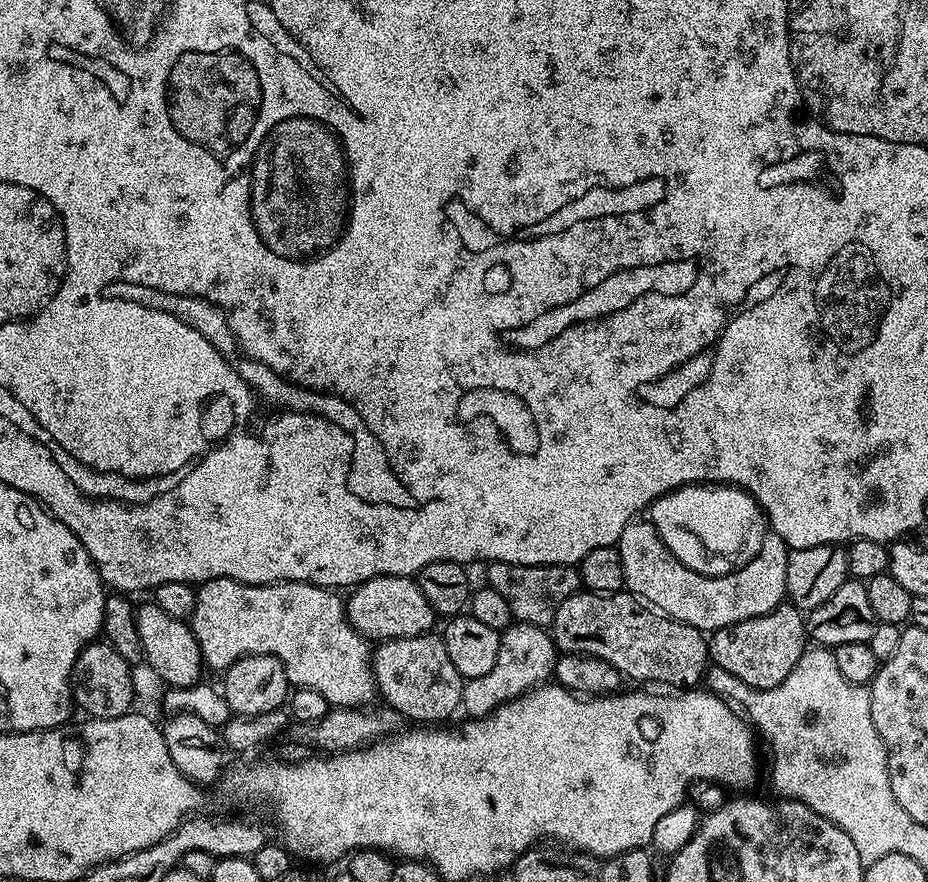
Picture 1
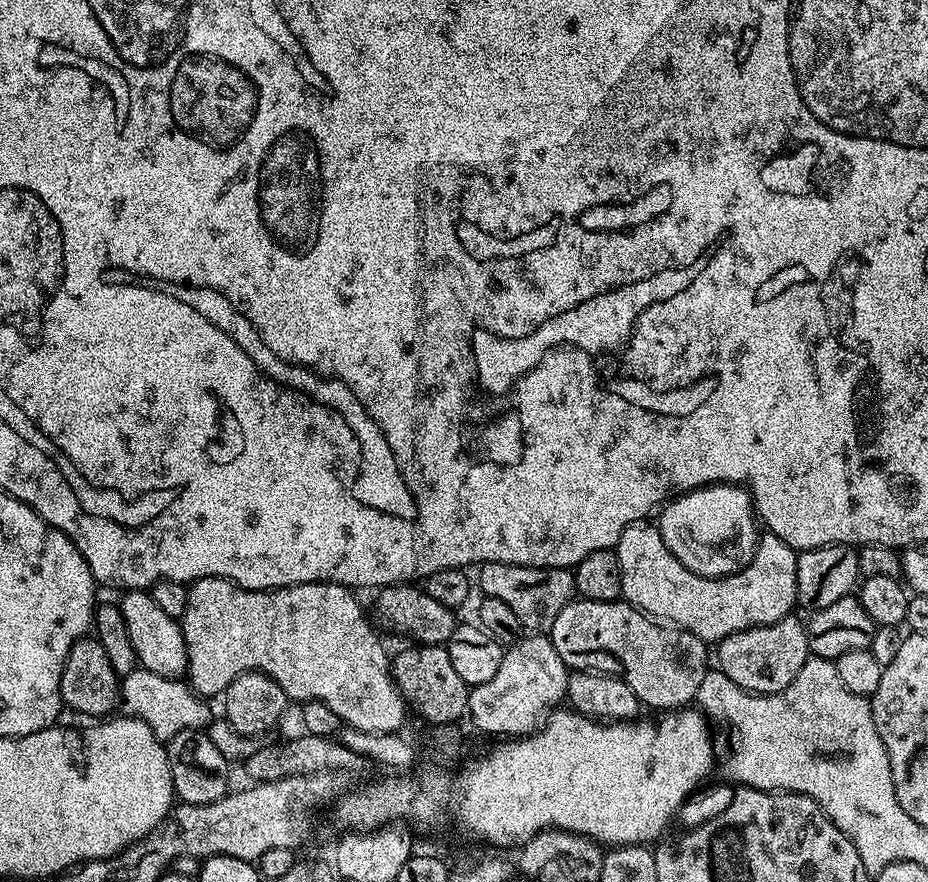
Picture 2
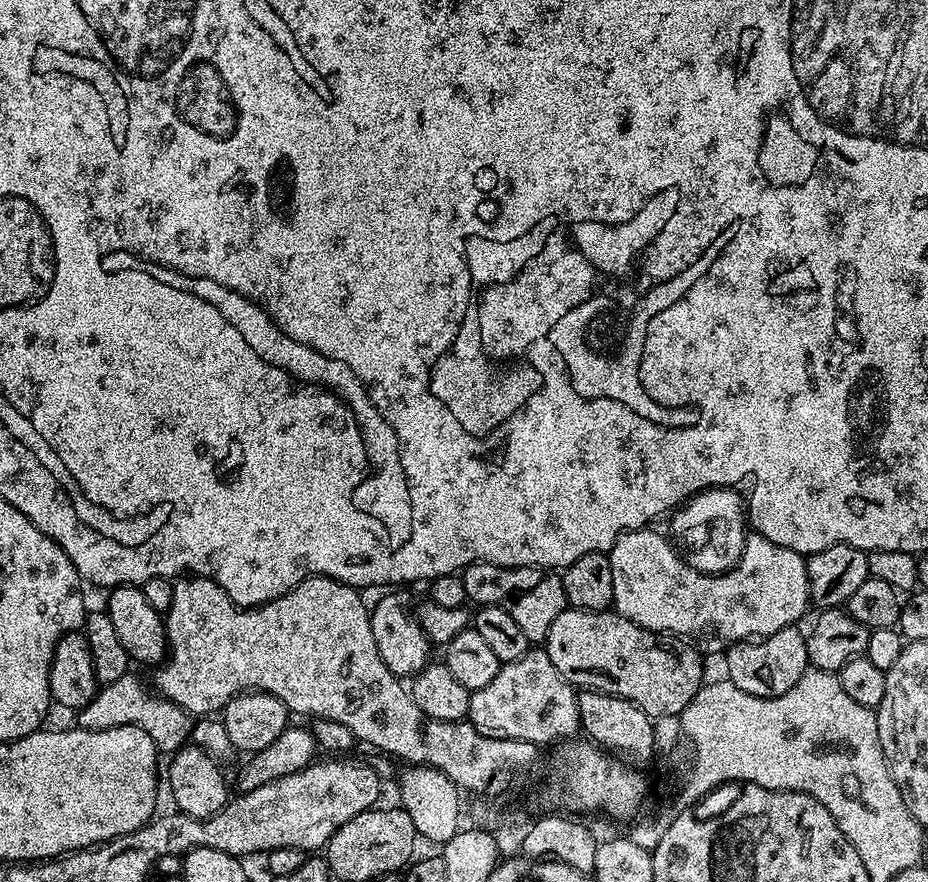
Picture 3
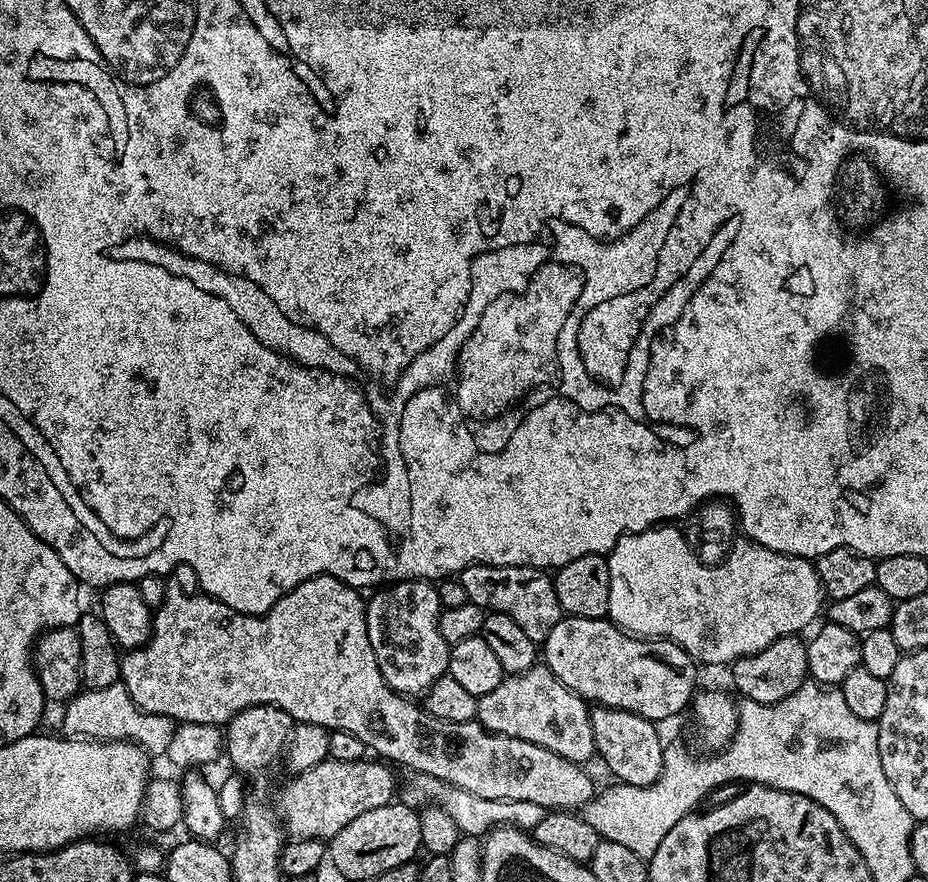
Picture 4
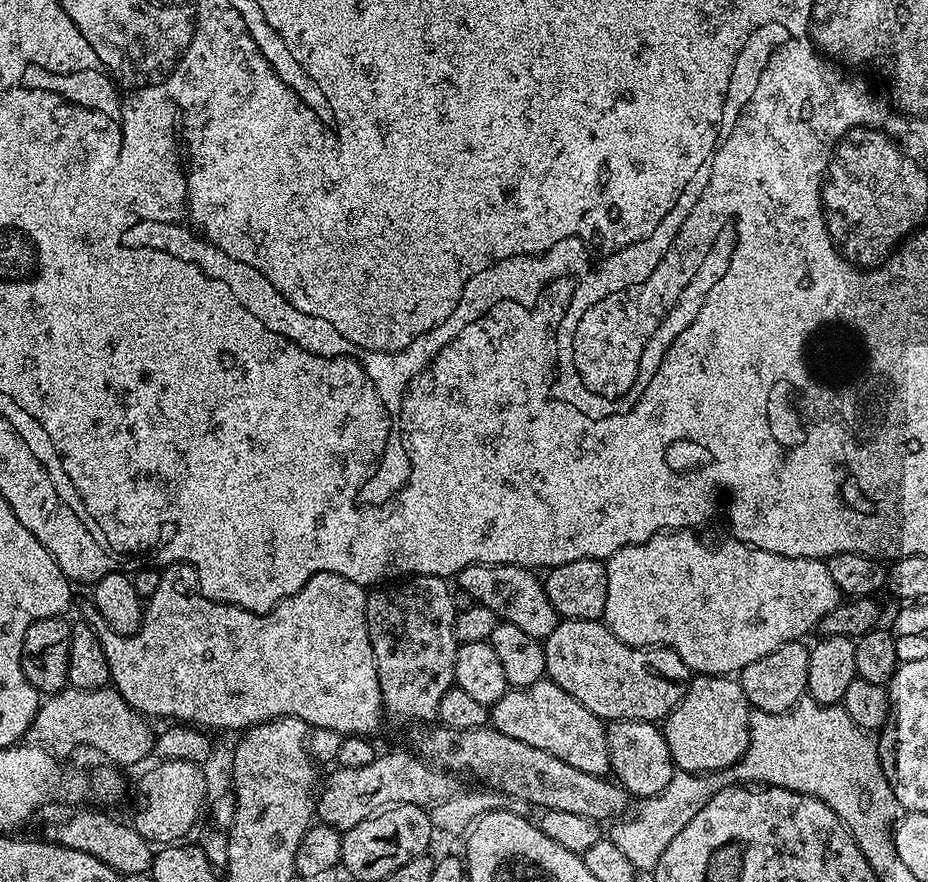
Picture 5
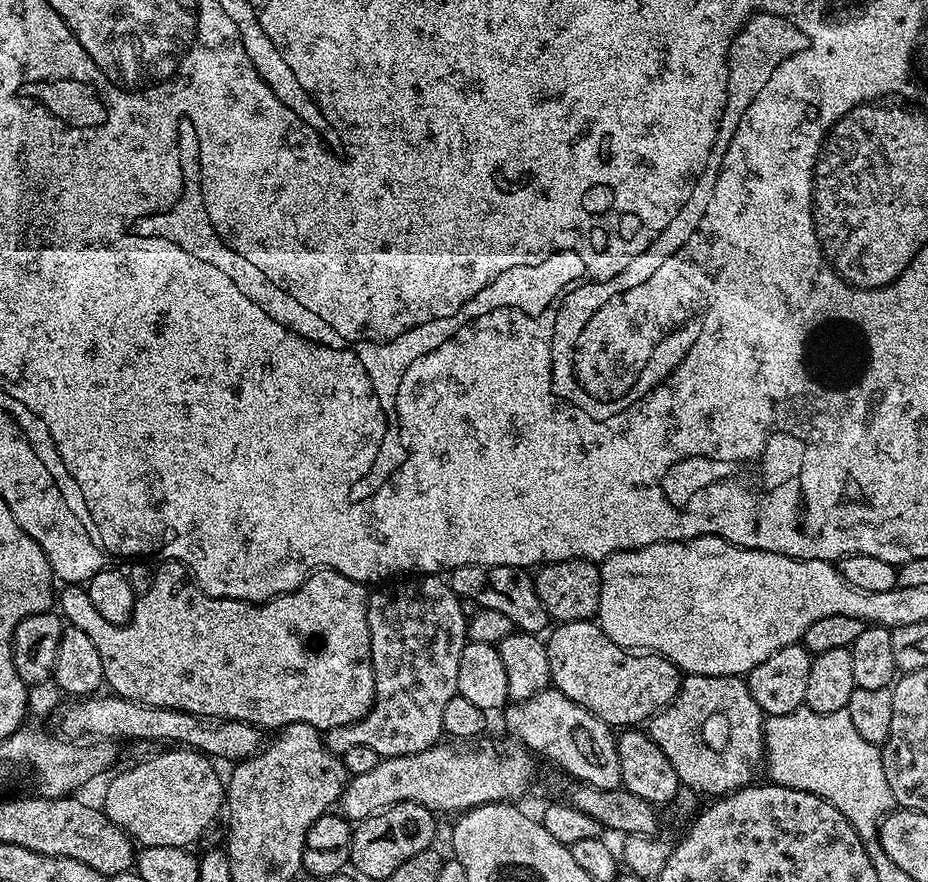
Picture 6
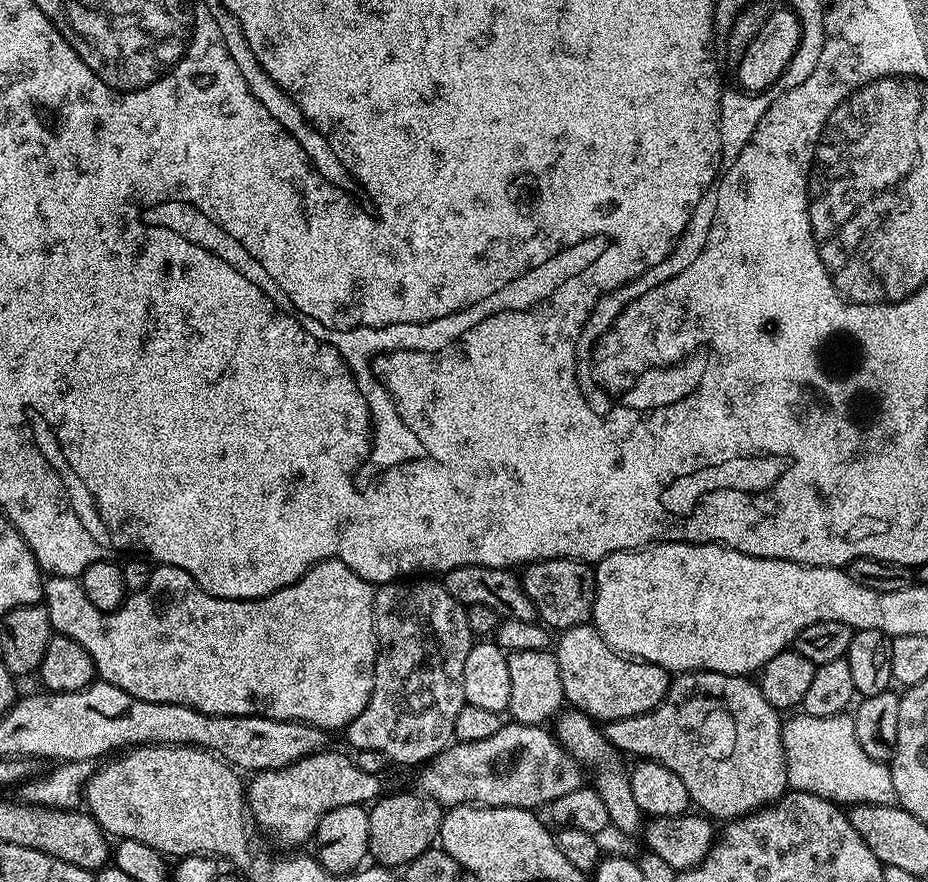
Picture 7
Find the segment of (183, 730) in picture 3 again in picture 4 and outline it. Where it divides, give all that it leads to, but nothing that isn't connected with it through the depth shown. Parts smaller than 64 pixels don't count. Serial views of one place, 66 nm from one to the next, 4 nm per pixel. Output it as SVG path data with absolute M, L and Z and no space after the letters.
M120 681L112 686L106 686L105 689L97 688L85 689L78 692L65 705L64 718L62 720L61 731L72 738L85 738L101 740L129 740L132 743L140 745L149 755L153 757L163 757L170 746L176 722L166 715L152 714L141 710L141 708L130 698L129 691Z

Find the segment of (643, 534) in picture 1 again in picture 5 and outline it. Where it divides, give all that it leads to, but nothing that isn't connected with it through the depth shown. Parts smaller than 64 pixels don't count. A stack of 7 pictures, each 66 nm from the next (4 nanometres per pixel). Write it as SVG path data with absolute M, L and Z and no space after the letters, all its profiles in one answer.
M665 530L659 532L657 536L650 537L644 544L628 544L622 550L618 550L608 557L606 561L608 565L606 610L602 620L622 642L635 648L651 648L653 646L673 648L678 654L678 658L682 658L682 662L686 662L686 666L692 669L693 673L705 676L727 676L738 674L743 668L750 666L750 662L758 662L758 658L766 658L766 654L778 650L780 644L789 644L791 640L804 638L811 628L813 631L819 625L820 620L826 618L826 614L830 614L830 610L834 610L842 602L842 593L838 590L838 586L834 586L834 578L830 578L830 570L823 559L811 560L810 558L770 554L770 550L750 548L735 538L728 538L725 544L711 548L710 545L703 544L695 536L696 534L692 530Z

